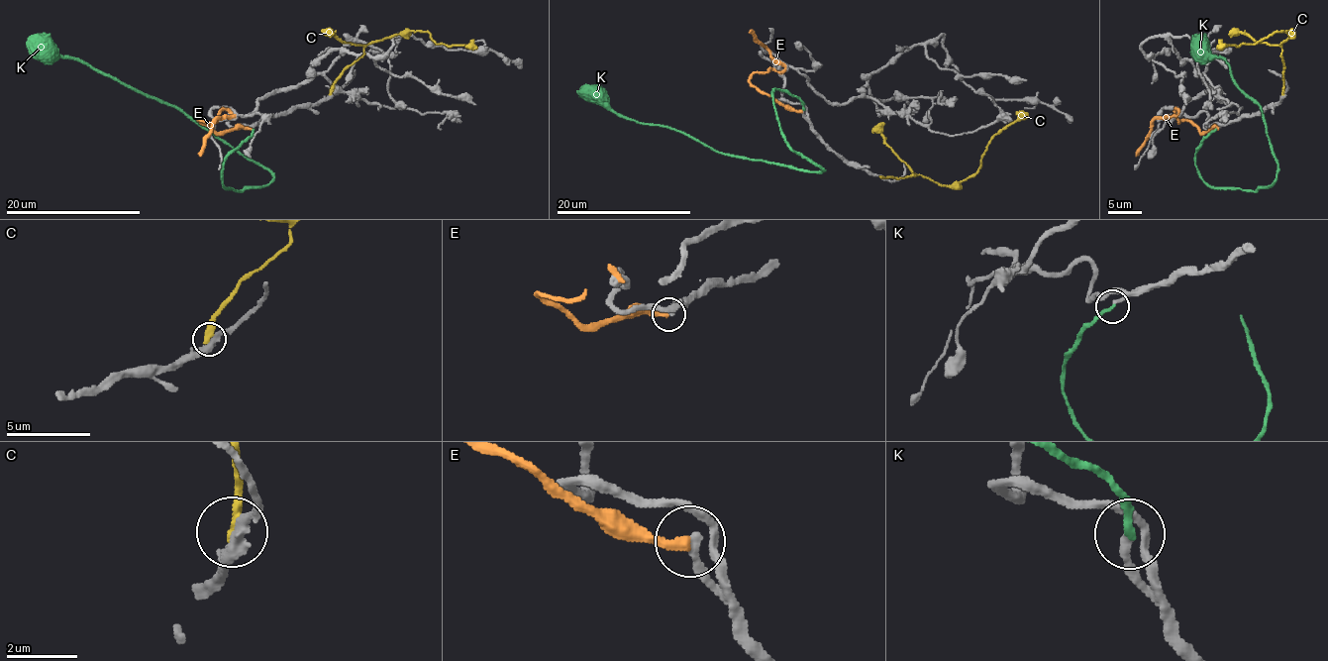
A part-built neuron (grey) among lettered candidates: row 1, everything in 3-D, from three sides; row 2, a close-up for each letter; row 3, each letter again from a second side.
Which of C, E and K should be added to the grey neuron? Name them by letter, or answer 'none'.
K

